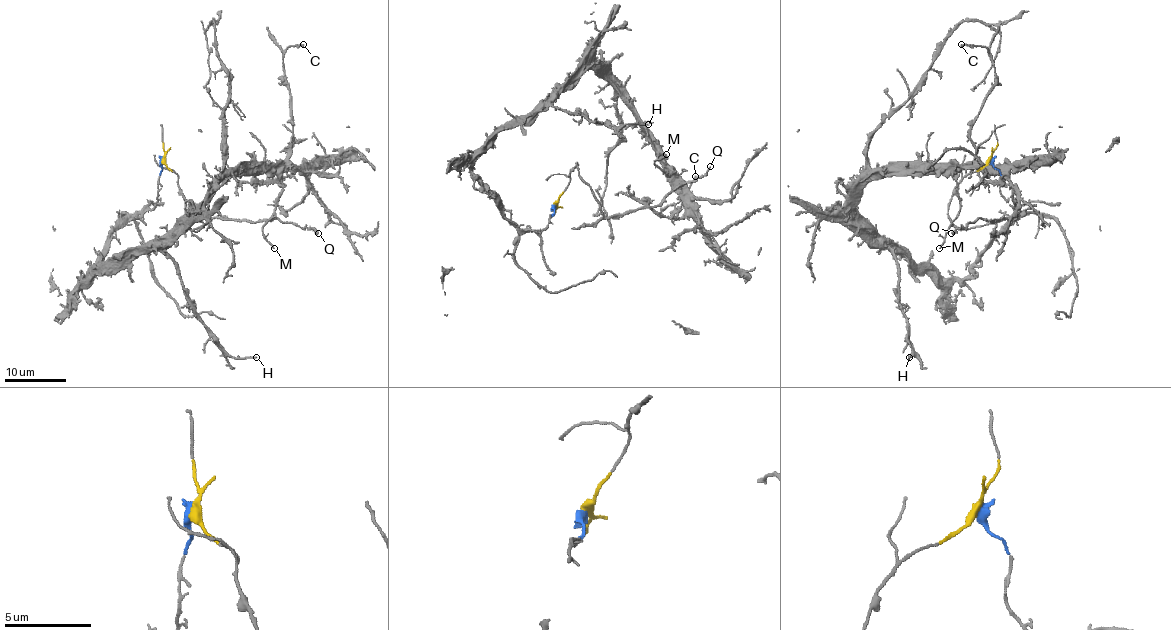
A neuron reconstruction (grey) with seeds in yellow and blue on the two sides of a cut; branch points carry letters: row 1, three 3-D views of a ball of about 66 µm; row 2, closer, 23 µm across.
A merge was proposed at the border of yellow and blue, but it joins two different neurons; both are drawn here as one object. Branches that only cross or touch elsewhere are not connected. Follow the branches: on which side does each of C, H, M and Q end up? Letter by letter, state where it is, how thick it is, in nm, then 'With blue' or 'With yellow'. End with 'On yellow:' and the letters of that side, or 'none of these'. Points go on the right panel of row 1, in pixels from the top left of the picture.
C: Place: (961, 44). Thickness 170 nm. With blue
H: Place: (909, 357). Thickness 140 nm. With blue
M: Place: (939, 248). Thickness 150 nm. With blue
Q: Place: (951, 233). Thickness 170 nm. With yellow
On yellow: Q

